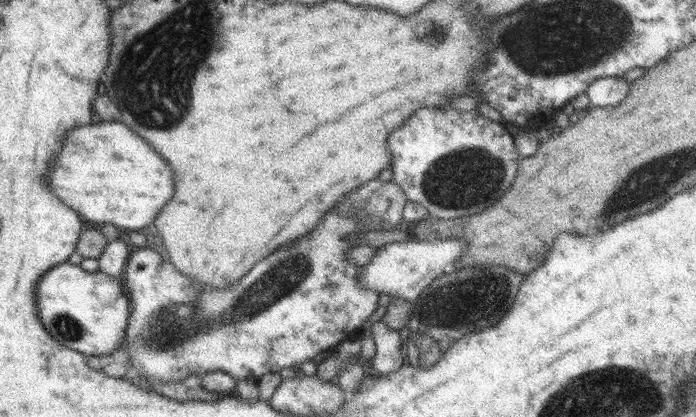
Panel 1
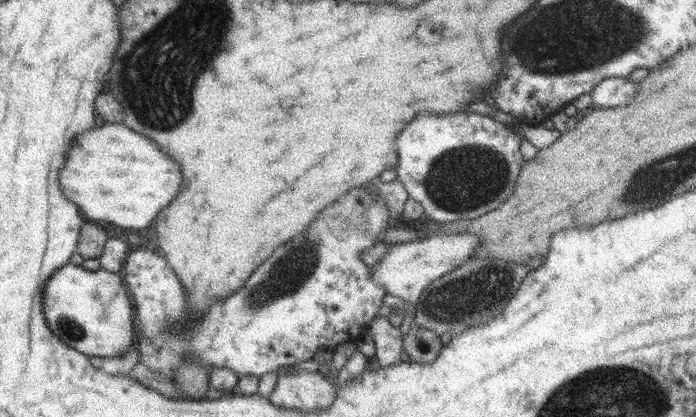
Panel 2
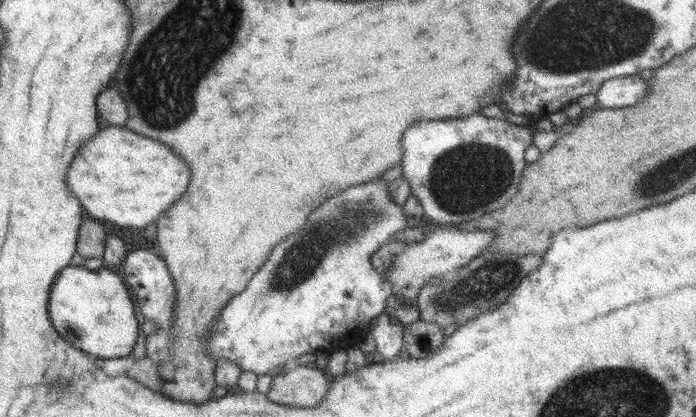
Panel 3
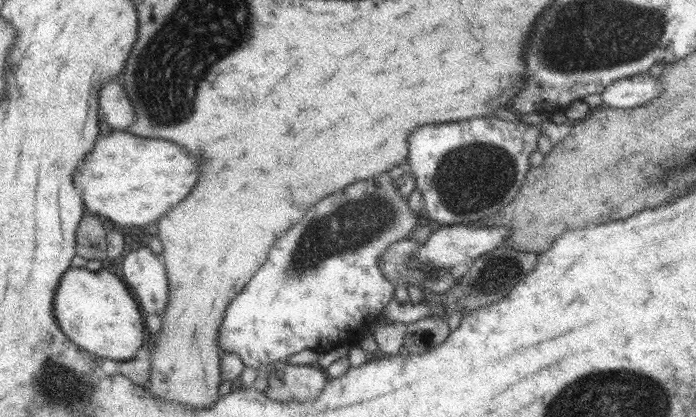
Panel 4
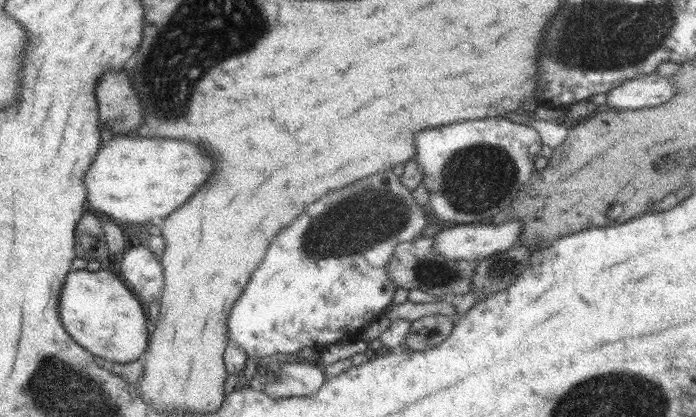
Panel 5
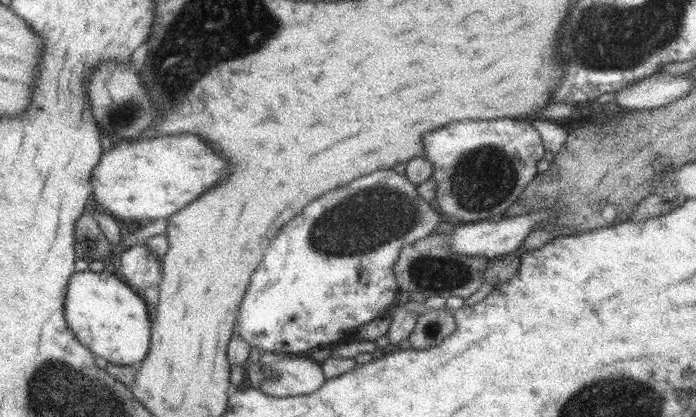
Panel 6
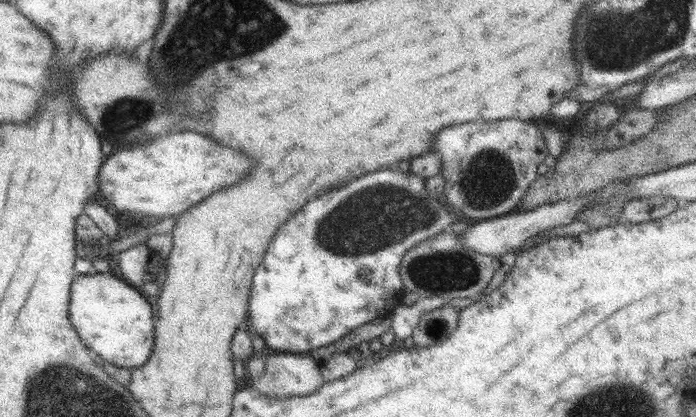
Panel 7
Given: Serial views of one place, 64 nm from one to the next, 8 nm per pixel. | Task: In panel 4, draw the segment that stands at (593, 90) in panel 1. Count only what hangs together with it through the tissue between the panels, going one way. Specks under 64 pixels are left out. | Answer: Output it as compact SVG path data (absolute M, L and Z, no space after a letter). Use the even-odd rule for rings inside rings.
M646 73L621 78L611 82L599 94L602 105L616 111L618 109L635 108L651 102L661 94L661 85L657 77Z

